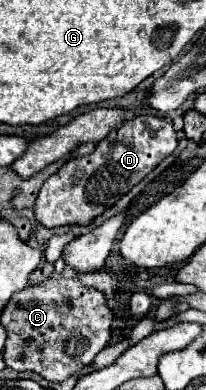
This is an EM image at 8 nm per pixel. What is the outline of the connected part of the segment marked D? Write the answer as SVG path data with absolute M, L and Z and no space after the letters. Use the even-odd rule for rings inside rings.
M136 116L128 122L124 122L118 130L112 130L92 154L80 156L76 160L66 162L56 174L52 174L38 192L38 198L34 202L34 216L36 220L46 228L58 228L58 226L88 226L92 220L100 214L104 214L108 208L112 208L124 194L128 194L144 176L148 176L164 158L168 158L178 146L178 134L170 120L158 118L158 116Z

